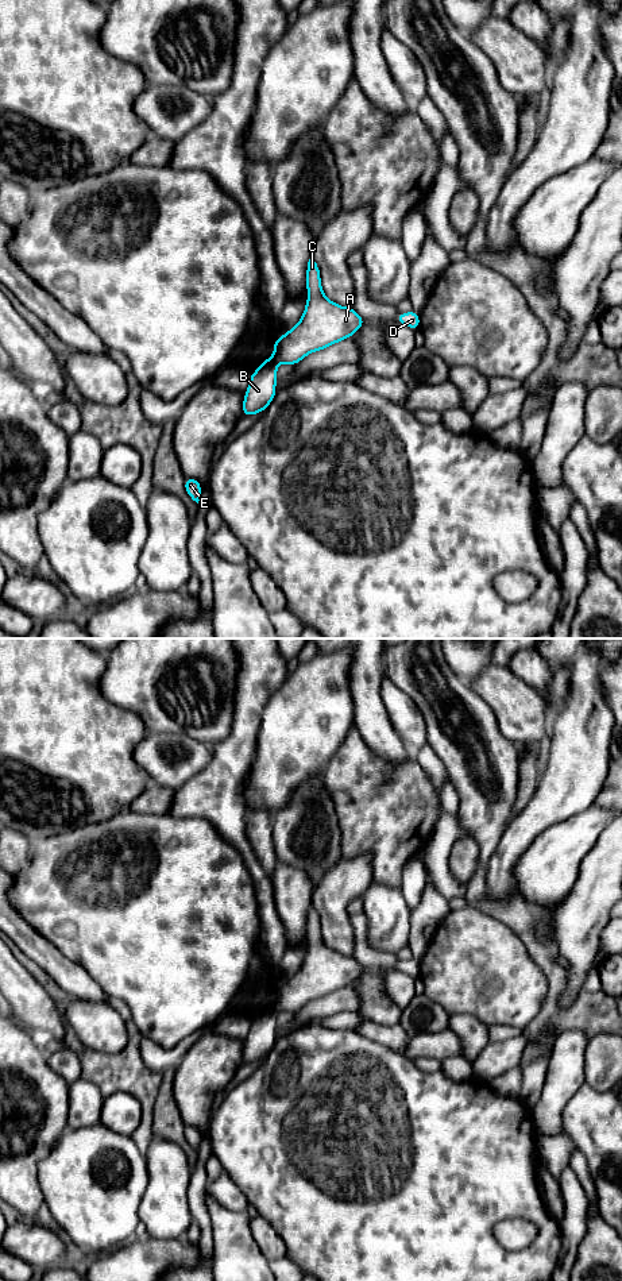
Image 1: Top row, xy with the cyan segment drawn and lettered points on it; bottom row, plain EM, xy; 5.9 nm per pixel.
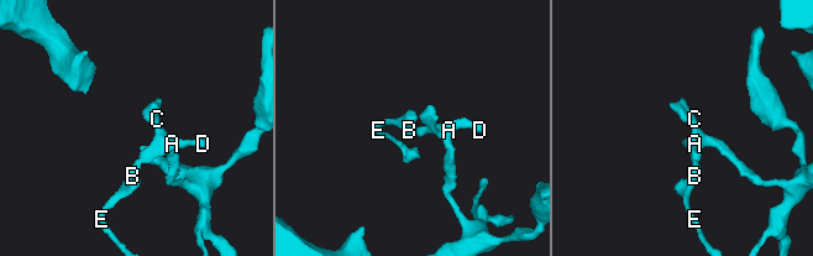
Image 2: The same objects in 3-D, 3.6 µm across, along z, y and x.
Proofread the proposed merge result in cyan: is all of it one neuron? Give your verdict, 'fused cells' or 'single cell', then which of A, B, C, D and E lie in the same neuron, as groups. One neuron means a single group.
fused cells; A C D / B E

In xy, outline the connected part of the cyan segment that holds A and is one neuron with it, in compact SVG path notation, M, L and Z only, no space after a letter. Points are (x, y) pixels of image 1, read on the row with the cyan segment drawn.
M310 258L306 269L308 304L297 325L274 342L277 363L297 364L308 354L352 336L364 325L354 310L329 301L321 289L320 269Z

